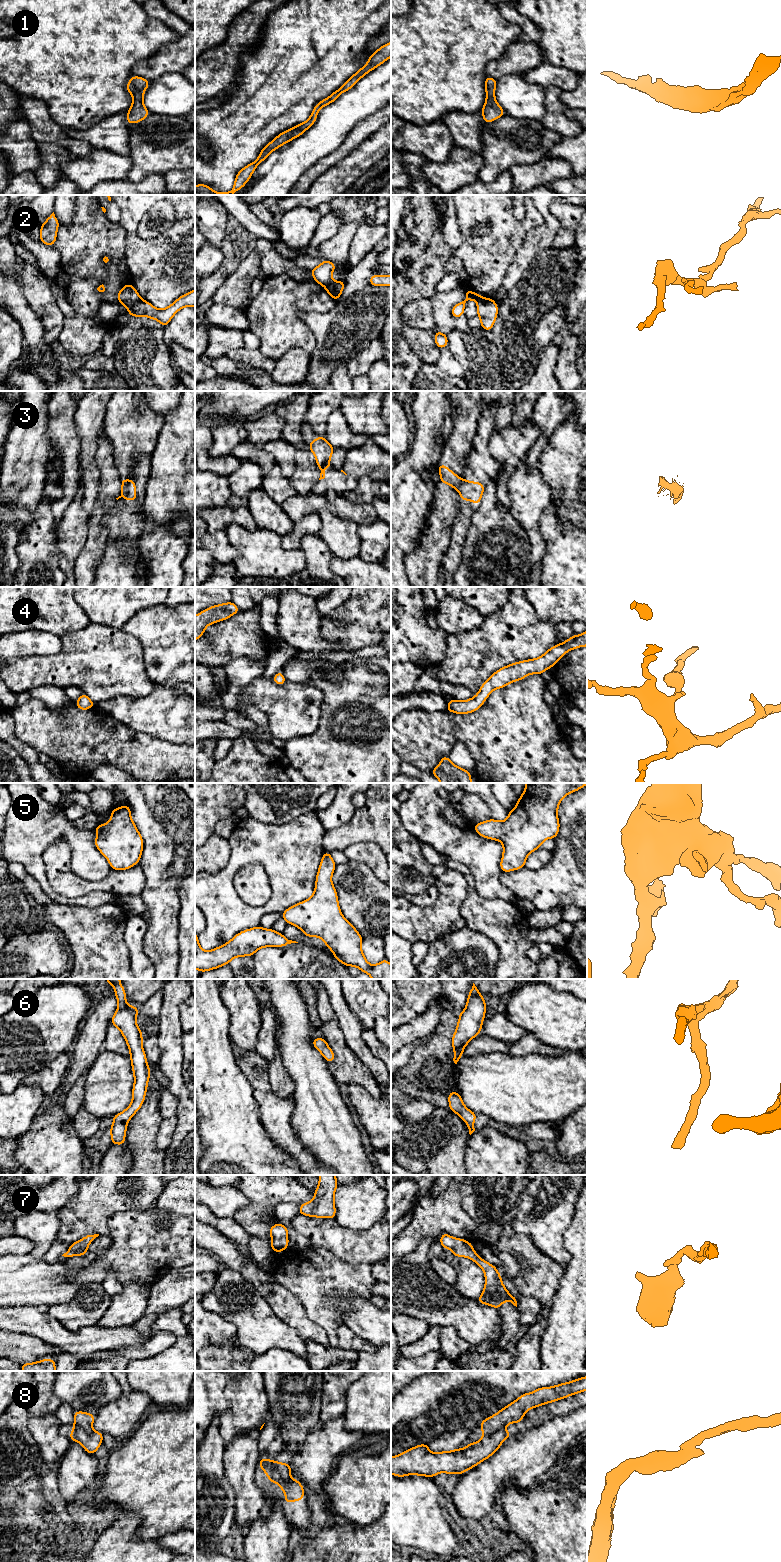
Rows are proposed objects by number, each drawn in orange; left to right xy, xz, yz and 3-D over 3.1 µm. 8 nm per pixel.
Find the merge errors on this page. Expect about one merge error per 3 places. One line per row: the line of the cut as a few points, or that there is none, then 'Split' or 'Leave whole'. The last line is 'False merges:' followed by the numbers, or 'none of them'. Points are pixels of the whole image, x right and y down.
1: No split. Leave whole
2: Split along xy (141, 299), (128, 308). Split
3: Split along xy (129, 479), (127, 490), (121, 496). Split
4: No split. Leave whole
5: No split. Leave whole
6: No split. Leave whole
7: No split. Leave whole
8: Split along xz (274, 1460), (277, 1473), (285, 1481). Split
False merges: 2, 3, 8

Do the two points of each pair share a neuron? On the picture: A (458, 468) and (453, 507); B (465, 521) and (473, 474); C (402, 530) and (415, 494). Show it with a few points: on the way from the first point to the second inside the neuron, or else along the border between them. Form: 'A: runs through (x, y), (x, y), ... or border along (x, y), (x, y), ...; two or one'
A: runs through (451, 478), (451, 497); one
B: runs through (468, 509), (473, 486); one
C: runs through (402, 521), (402, 507), (406, 503); one

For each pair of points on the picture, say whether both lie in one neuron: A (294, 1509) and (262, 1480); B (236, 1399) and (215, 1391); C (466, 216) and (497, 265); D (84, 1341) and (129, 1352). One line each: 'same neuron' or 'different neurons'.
A: same neuron
B: different neurons
C: same neuron
D: different neurons

